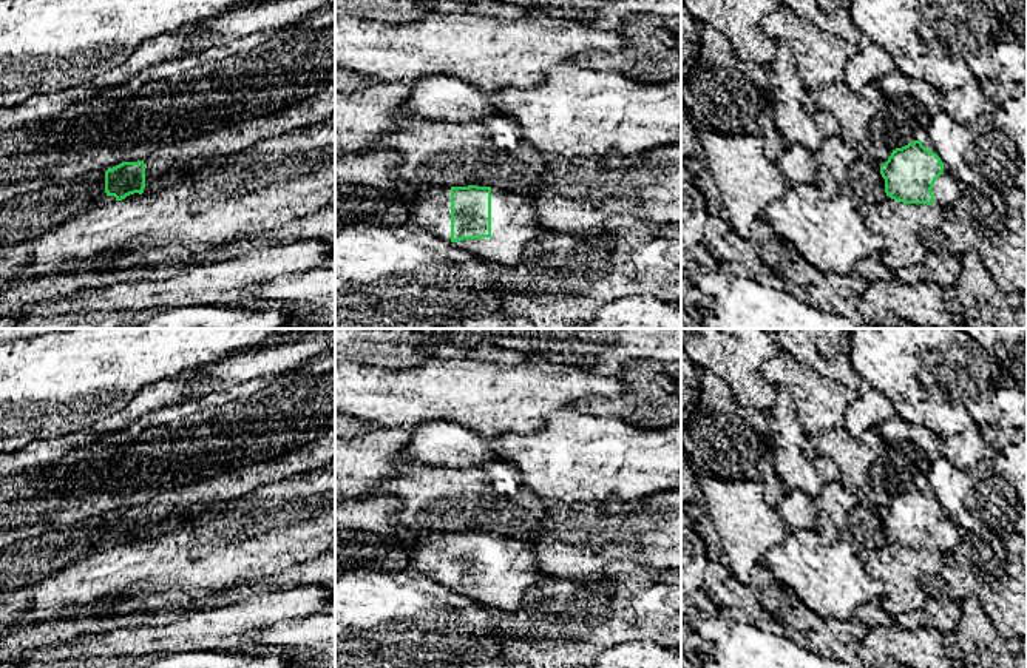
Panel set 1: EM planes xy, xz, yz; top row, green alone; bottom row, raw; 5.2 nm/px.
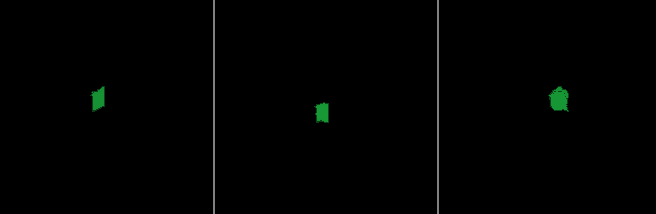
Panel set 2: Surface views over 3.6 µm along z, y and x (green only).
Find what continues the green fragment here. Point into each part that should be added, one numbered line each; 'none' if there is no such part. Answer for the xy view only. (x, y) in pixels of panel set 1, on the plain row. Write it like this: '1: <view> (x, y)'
1: xy (96, 526)

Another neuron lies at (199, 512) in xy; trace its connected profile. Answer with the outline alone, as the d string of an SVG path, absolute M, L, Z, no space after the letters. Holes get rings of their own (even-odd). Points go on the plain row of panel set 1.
M198 503L188 514L182 517L173 517L161 523L151 523L148 526L145 525L144 538L150 541L161 541L165 535L175 535L178 529L212 523L219 518L219 508L208 508L204 503Z

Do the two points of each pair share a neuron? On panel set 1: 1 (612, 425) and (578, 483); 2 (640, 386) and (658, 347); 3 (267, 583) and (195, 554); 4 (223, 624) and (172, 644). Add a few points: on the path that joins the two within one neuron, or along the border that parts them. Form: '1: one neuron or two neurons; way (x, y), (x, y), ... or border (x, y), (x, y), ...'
1: one neuron; way (612, 438), (582, 469)
2: two neurons; border (664, 361), (629, 360), (623, 364)
3: two neurons; border (292, 566), (240, 585)
4: one neuron; way (210, 624), (203, 624), (184, 634)

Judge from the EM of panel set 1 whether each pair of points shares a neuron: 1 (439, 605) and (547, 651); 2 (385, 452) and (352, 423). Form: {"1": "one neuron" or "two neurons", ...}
{"1": "two neurons", "2": "two neurons"}

